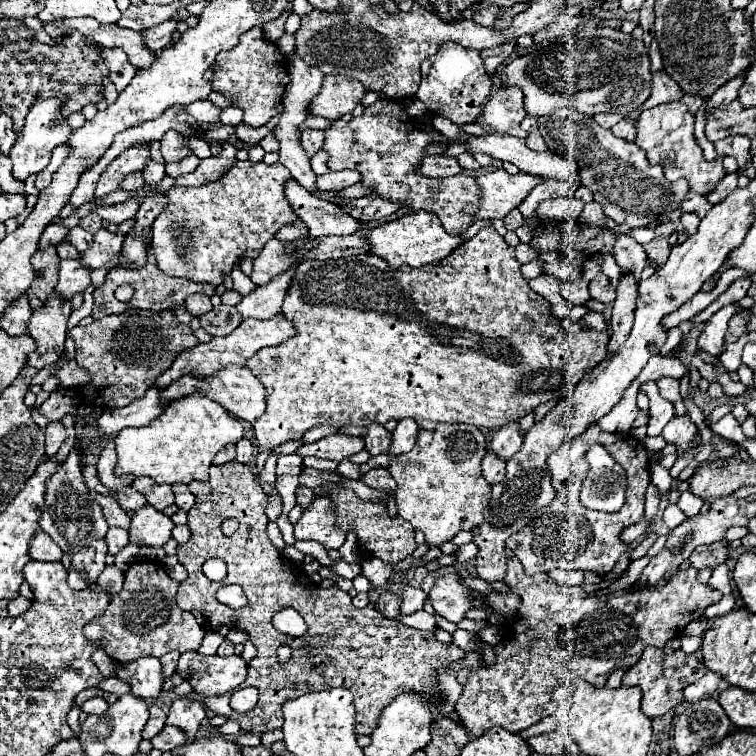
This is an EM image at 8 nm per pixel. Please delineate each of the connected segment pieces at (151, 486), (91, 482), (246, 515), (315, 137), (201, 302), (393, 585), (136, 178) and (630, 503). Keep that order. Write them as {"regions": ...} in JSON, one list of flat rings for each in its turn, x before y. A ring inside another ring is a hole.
{"regions":[[[140,476,132,482,132,486,146,496,148,504,154,506,156,510,164,510,168,508,170,504,174,504,174,494,172,494,172,488,168,484,156,484,152,478,146,478,146,476]],[[84,466,84,482,88,488,94,488,100,494,108,494,108,490,100,484,98,474,96,474,96,466]],[[228,462,222,466,210,466,210,480,208,482,190,482,188,484,190,492,196,496,196,504,194,508,188,512,188,526,192,530,192,536,186,544,178,544,176,548,176,556,180,560,180,564,186,568,188,578,184,582,180,582,178,592,176,592,176,604,178,608,190,612,196,618,197,622,206,628,206,630,218,630,221,625,226,625,230,629,237,627,246,632,250,636,250,640,256,646,256,656,250,660,248,664,248,676,244,680,244,686,256,686,260,690,260,700,256,704,254,710,246,712,246,714,238,714,230,708,231,691,220,696,204,697,204,704,214,712,220,714,228,720,236,720,240,724,242,730,246,732,258,732,264,734,268,730,276,730,282,726,284,718,282,718,282,706,286,700,290,698,298,698,302,694,308,692,320,692,320,690,328,690,334,686,344,686,354,694,354,706,356,706,356,734,372,734,378,718,382,714,382,710,402,692,418,692,418,694,426,694,432,702,436,702,438,696,438,670,446,668,458,660,464,658,464,650,460,650,454,642,452,644,442,644,436,640,434,632,424,632,424,630,416,630,416,628,408,628,396,620,388,620,384,618,378,610,374,608,356,608,352,604,352,598,348,592,342,592,337,586,330,588,322,588,316,586,302,568,298,568,296,562,290,562,288,558,284,558,276,546,268,540,266,536,266,524,268,518,264,516,264,508,268,502,268,496,264,494,258,478,254,476,252,468,240,462],[224,518,234,518,238,520,238,530,232,536,222,536,220,532,220,524,224,522],[208,558,222,558,228,566,228,574,222,582,210,582,204,572,202,572,202,564],[226,584,238,584,244,592,246,586,258,586,258,590,248,594,248,606,242,610,233,610,223,605,214,598,216,590,220,586],[282,608,296,608,304,622,308,624,308,632,302,638,290,638,286,634,280,634,274,626,272,626,272,616,282,610],[280,644,288,644,292,646,294,654,286,664,278,664,276,660,276,650]],[[304,130,300,134,300,144,306,150,308,158,312,158,322,148,322,130]],[[192,294,186,298,186,308,194,314,194,316,200,316,200,314,206,314,212,310,212,302,210,298,206,298,204,294]],[[388,582,386,590,402,594,402,608,400,608,402,614,414,614,414,612,422,610,424,602,428,598,428,594,422,588,412,588,412,586,402,584,402,582]],[[140,172,128,174,128,176,122,180,120,188,122,188,122,190,126,190,126,192,132,192,132,190,138,190,138,188,142,188,142,174,140,174]],[[592,424,584,434,568,440,570,456,564,456,564,444,554,454,548,456,548,470,556,490,556,498,540,510,540,514,524,526,520,532,506,540,510,548,522,562,526,574,548,572,554,568,562,570,582,570,582,572,610,572,618,558,624,554,626,544,620,540,620,532,644,518,644,494,650,484,650,460,640,440,630,434,608,434,600,426],[592,444,600,444,614,456,614,460,626,470,626,502,618,512,594,512,582,506,580,491,590,466,585,460,586,452]]]}

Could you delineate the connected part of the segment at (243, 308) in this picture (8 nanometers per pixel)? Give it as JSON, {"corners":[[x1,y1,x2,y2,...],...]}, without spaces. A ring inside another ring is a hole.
{"corners":[[286,270,270,280,268,286,258,286,236,306,242,318,272,318,280,312,280,306,288,294,294,278,294,270]]}

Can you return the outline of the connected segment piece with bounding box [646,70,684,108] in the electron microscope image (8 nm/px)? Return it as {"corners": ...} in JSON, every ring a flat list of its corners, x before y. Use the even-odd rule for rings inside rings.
{"corners":[[656,72,654,78,652,78,652,84,654,84,654,90,650,94,650,100,646,102,646,108,654,108,654,106,660,106,660,104,668,104,668,102,674,102,674,100,680,100,684,96,684,92,680,90,680,86,664,72]]}

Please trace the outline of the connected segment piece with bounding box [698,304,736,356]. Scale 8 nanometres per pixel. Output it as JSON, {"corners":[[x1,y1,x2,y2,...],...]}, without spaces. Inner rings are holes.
{"corners":[[734,304,730,306,724,306,720,308,704,326,700,338,698,338,698,350,700,352,706,352,706,354,712,354,712,356,718,356,722,346,724,346,724,334,728,330,728,320,732,318,734,314]]}

